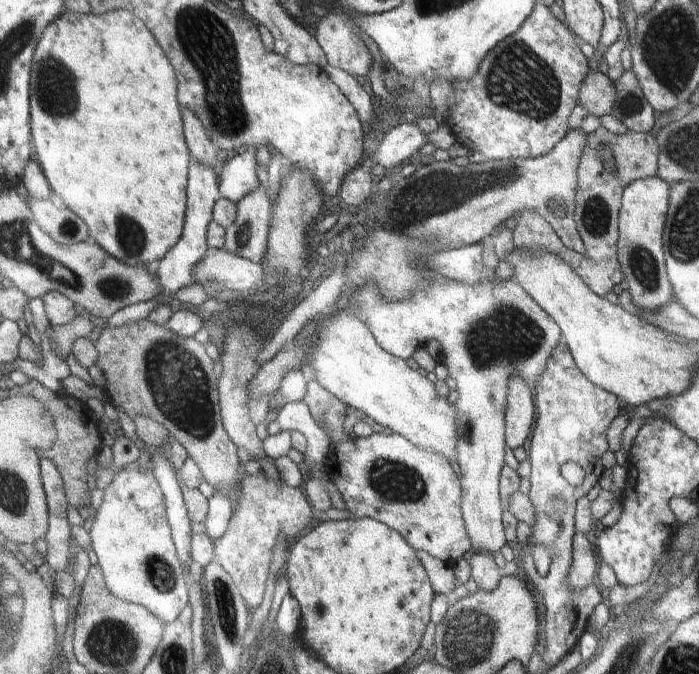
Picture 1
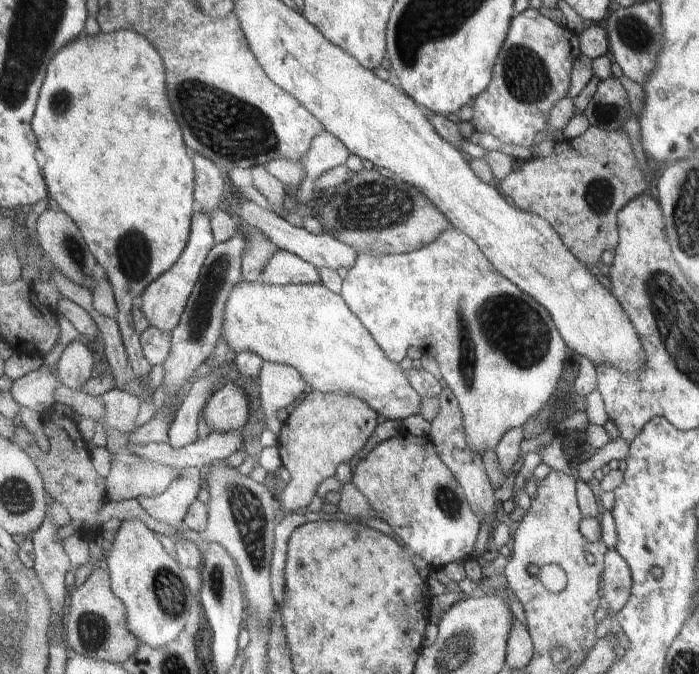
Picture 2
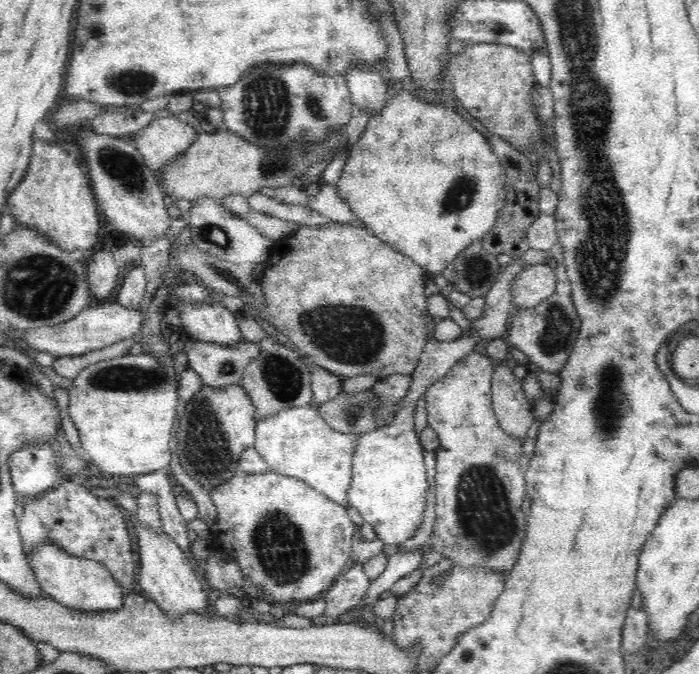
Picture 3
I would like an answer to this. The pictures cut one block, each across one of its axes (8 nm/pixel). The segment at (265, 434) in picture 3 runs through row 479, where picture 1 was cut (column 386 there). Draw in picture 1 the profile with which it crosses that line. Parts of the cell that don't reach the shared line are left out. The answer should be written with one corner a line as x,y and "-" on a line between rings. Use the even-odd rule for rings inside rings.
447,277
429,282
427,288
417,290
407,300
387,300
375,282
365,284
363,288
345,290
347,302
353,313
359,315
387,352
393,356
409,360
417,348
425,346
428,340
439,342
443,365
447,373
455,379
458,399
455,404
459,416
457,419
457,462
460,467
460,480
463,489
463,516
465,528
471,540
470,554
489,550
491,554
508,544
504,512
507,507
501,498
500,478
505,464
506,412
509,396
509,380
513,376
523,376
531,388
536,386
539,376
545,372
547,362
555,348
565,342
562,328
554,317
545,312
534,298
513,278
503,282
499,278
485,280
481,284
465,284

